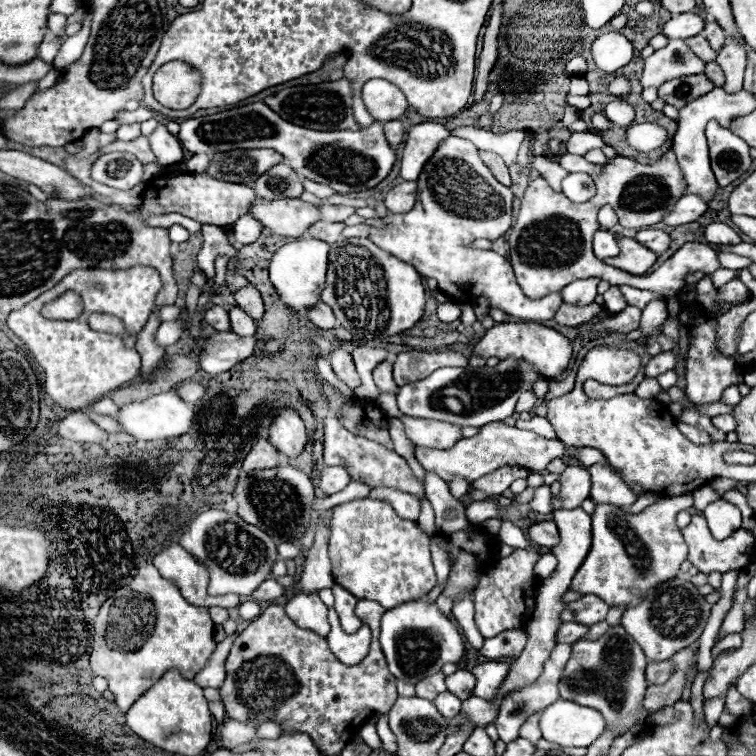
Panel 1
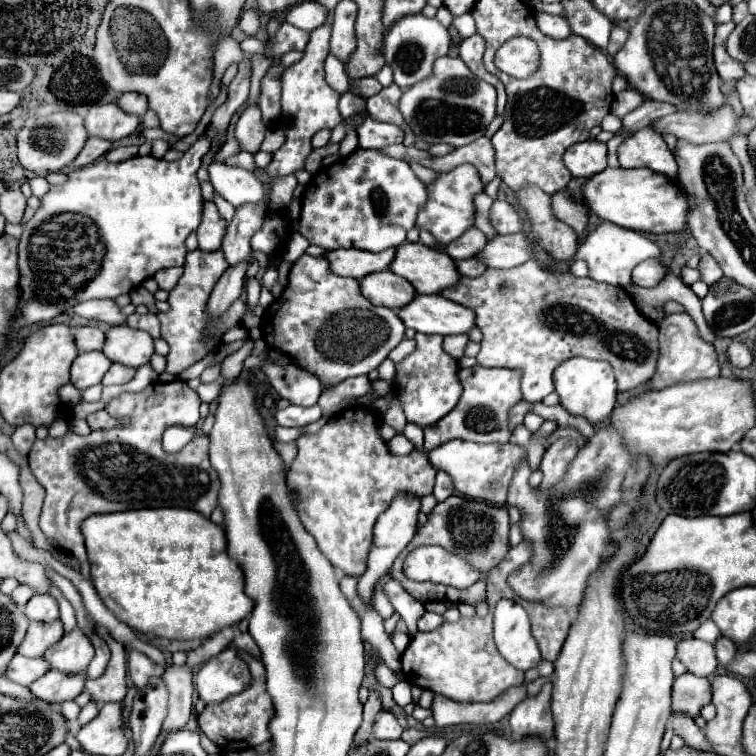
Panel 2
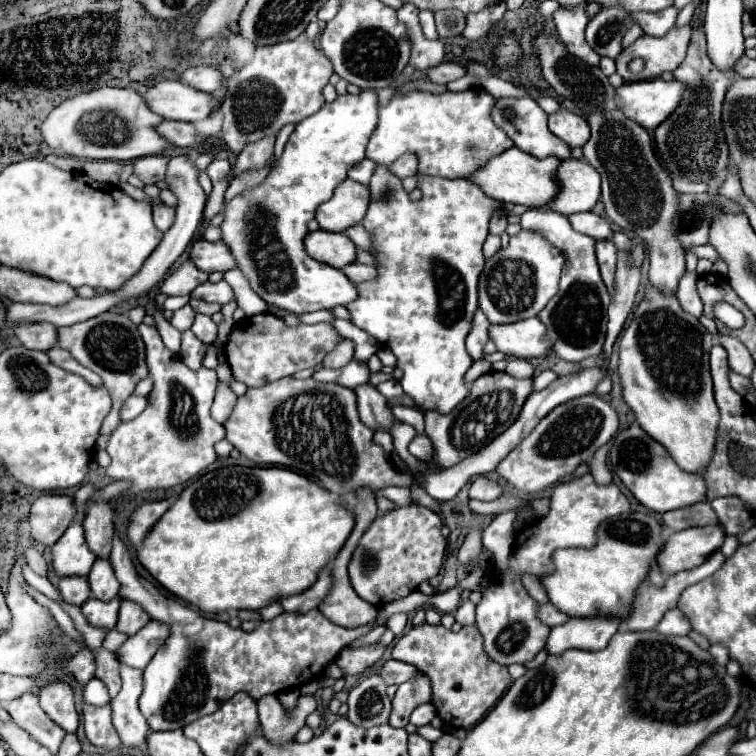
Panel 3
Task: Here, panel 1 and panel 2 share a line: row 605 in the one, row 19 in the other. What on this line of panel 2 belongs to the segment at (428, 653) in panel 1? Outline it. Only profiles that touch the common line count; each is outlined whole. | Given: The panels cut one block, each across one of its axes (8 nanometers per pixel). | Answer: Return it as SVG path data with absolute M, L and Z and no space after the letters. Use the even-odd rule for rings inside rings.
M422 14L400 18L384 36L384 58L386 64L394 70L394 84L402 90L408 90L416 82L432 76L432 66L440 56L446 56L450 48L450 34L448 30L436 20L426 18Z

